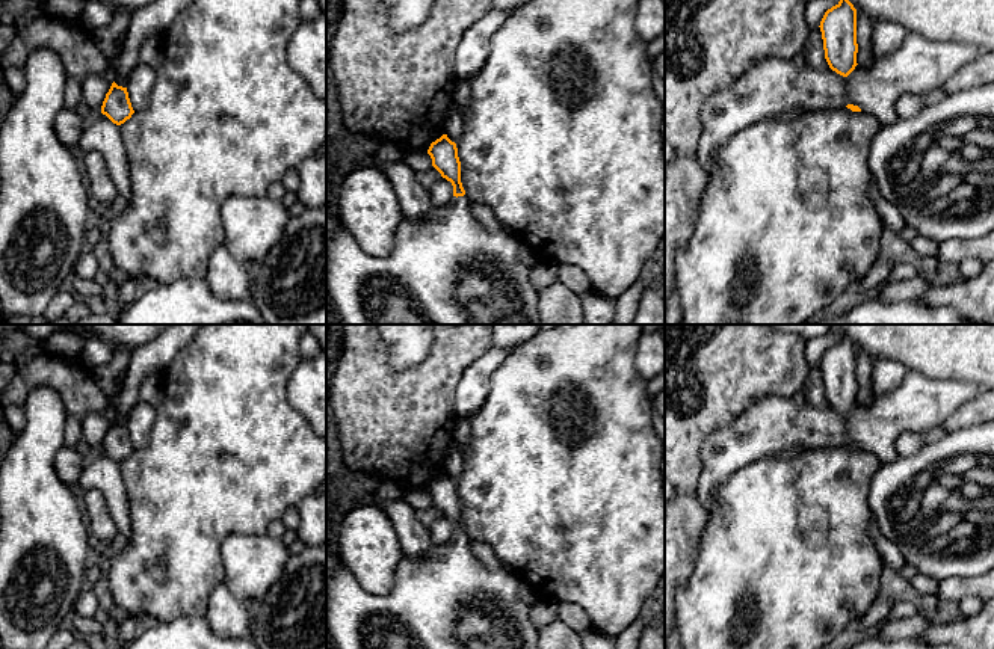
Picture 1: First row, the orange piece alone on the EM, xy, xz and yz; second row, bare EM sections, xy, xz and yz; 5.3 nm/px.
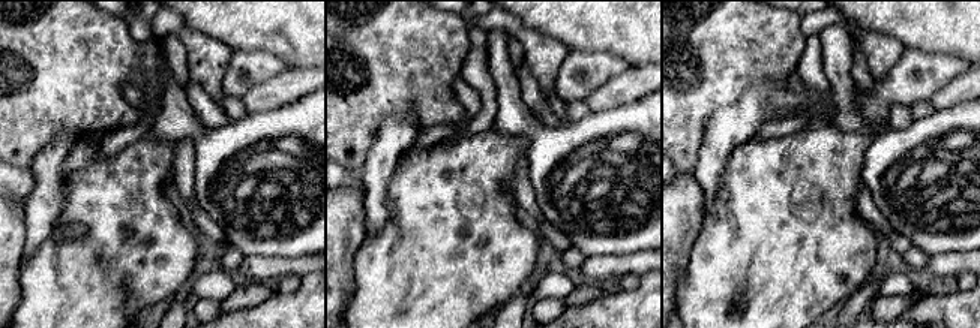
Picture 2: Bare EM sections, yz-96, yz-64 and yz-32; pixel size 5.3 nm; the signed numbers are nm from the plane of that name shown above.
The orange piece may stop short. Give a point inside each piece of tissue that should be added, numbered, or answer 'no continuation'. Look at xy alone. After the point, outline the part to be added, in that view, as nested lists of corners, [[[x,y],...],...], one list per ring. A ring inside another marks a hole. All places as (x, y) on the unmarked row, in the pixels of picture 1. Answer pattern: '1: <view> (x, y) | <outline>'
no continuation

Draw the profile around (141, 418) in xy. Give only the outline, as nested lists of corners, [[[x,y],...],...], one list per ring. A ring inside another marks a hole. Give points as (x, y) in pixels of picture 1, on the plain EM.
[[[137,401],[128,414],[127,430],[134,450],[144,448],[148,444],[151,427],[156,421],[156,408]]]

